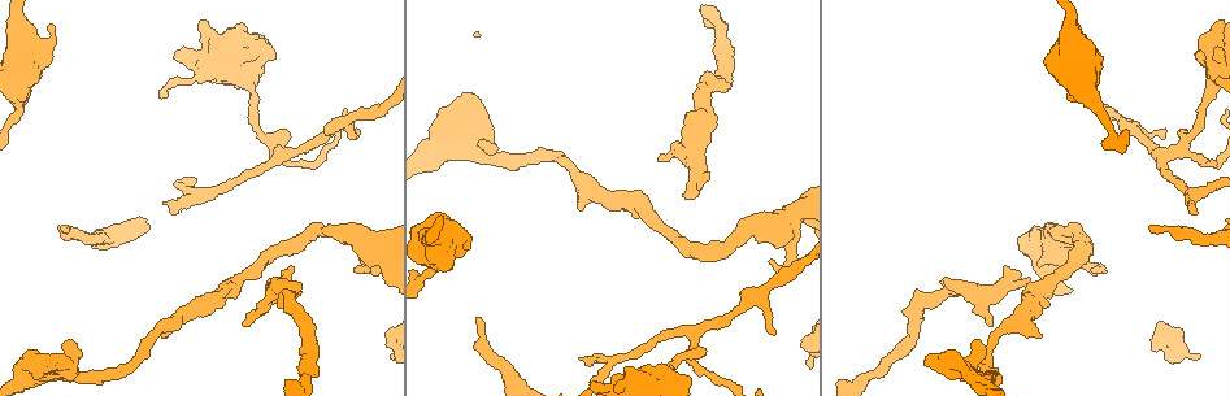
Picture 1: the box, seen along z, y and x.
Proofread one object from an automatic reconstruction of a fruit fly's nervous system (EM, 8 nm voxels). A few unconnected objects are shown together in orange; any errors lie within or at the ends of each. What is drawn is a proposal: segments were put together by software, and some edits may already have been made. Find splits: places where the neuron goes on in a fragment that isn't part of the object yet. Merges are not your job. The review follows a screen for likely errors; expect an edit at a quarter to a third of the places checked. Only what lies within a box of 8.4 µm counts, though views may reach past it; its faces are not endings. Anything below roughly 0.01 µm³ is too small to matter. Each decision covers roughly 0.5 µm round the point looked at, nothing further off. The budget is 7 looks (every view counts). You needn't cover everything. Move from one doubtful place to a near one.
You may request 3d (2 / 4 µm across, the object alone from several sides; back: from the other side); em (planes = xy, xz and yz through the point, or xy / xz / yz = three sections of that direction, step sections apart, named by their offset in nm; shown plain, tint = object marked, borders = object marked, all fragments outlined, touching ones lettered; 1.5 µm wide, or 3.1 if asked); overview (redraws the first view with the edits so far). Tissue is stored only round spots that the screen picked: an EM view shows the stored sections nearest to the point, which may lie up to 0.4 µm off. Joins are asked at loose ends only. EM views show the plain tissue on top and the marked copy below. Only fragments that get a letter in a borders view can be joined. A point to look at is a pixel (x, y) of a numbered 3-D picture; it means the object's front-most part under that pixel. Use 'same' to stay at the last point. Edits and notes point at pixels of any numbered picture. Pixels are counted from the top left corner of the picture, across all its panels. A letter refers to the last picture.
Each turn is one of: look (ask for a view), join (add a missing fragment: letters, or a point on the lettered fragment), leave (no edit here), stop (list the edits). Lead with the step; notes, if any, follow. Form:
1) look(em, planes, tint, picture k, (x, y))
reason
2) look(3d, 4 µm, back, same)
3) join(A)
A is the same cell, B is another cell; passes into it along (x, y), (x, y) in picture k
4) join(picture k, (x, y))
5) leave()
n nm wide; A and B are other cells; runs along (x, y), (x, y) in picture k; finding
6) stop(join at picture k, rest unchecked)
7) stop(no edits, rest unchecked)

look(em, xy, step 8, tint, picture 1, (1188, 205))
tapers out

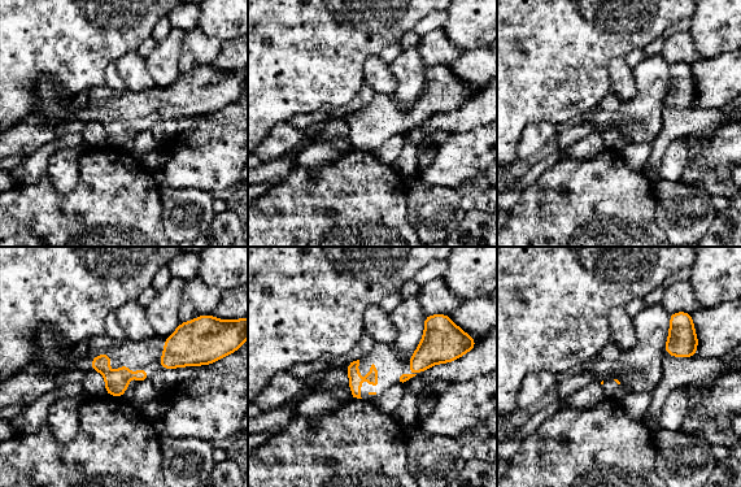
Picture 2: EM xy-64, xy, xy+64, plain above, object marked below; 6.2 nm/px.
look(em, xz, step 4, borders, same)

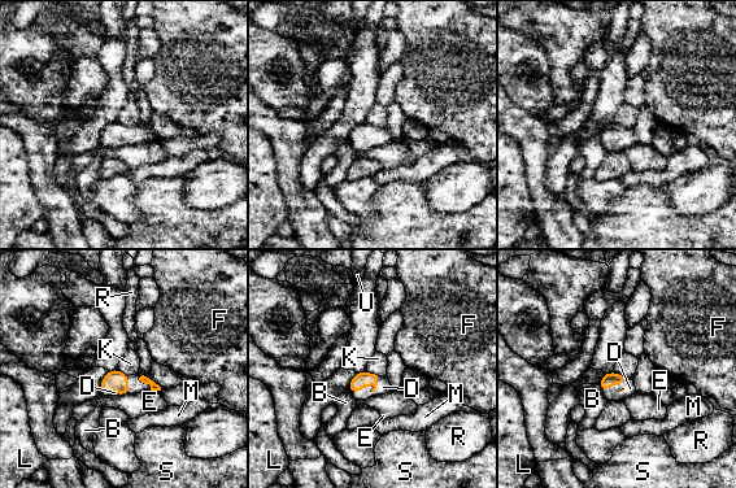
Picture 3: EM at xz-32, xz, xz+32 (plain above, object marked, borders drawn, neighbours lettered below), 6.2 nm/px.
join(picture 3, (383, 387))
D touches over 200 nm; D is the same cell, B, E, F, K, L, M, R, S and U are other cells; passes into it along (360, 378), (365, 383), (383, 387) in picture 3; it goes on there

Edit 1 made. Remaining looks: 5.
look(3d, 2 µm, picture 1, (1154, 230))
branch stops here

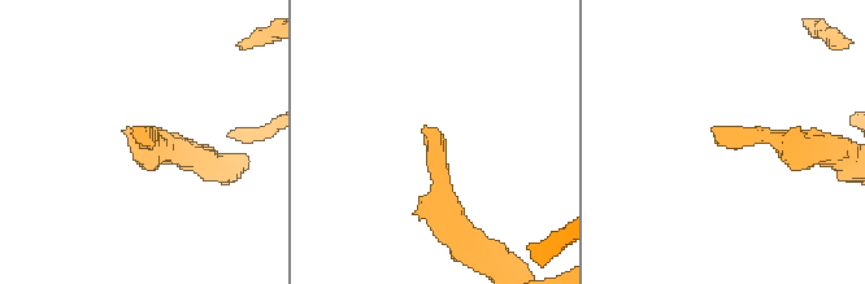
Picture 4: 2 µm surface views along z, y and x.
look(em, planes, borders, picture 4, (719, 139))

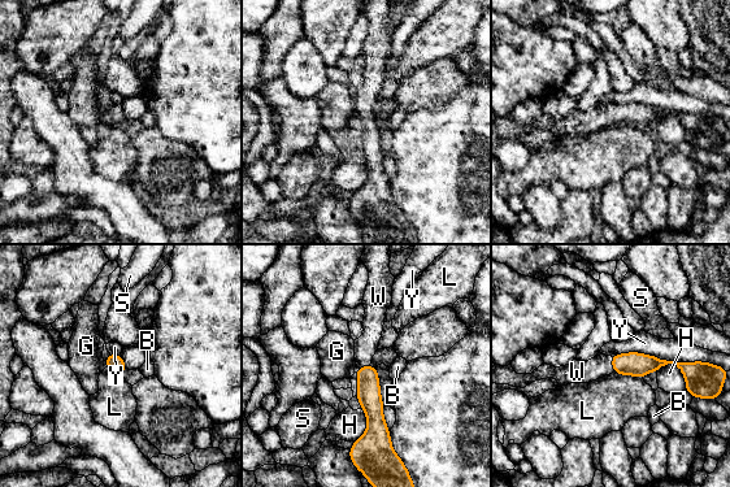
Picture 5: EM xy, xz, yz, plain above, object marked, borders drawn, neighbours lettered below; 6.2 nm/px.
join(picture 5, (577, 372))
110 nm wide; W is the same cell, B, G, H, L, S and Y are other cells; passes into it along (635, 364), (612, 364), (577, 372) in picture 5; it goes on there

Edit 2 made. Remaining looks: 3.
look(em, xy, step 4, borders, picture 1, (243, 324))
branch stops here

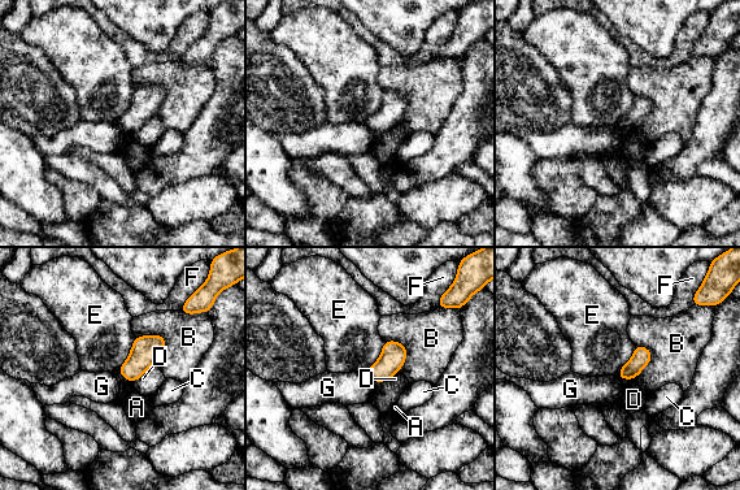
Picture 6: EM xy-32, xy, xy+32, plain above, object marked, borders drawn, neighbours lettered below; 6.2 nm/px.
look(em, planes, borders, same)

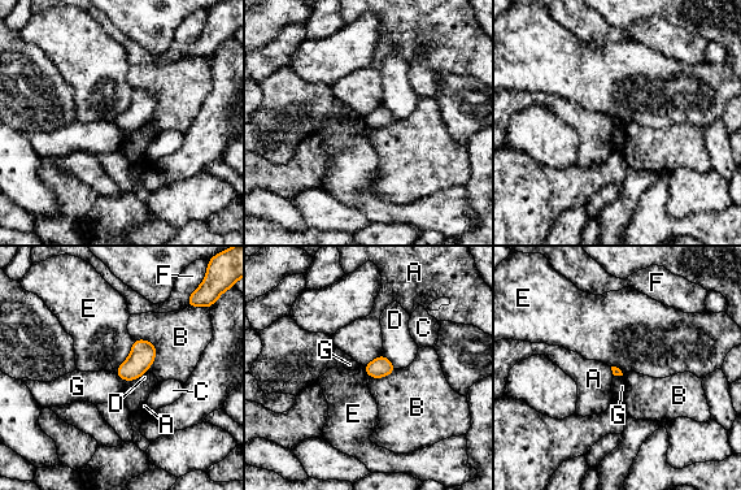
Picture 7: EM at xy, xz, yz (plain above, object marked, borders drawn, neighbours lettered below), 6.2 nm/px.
leave()
A, B, C, D, E, F and G are other cells; border along (134, 339), (130, 355), (114, 372) in picture 7; no lettered fragment goes on from it

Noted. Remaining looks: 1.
stop(join at picture 3, join at picture 5, rest unchecked)

